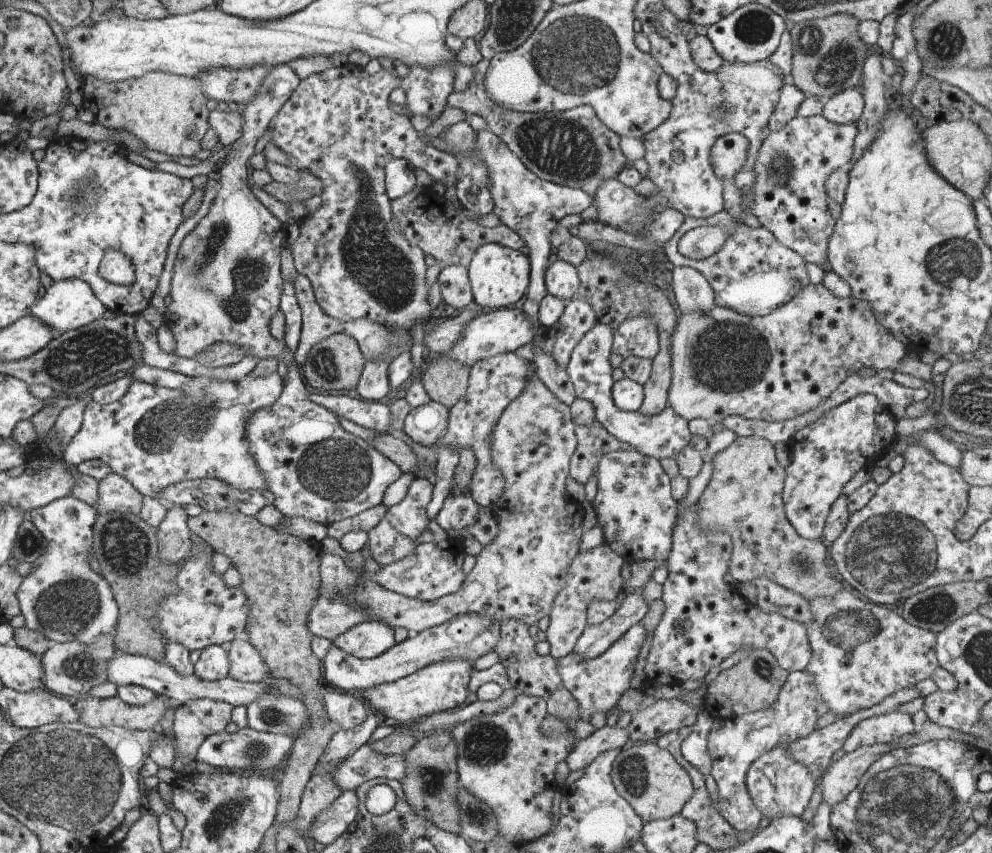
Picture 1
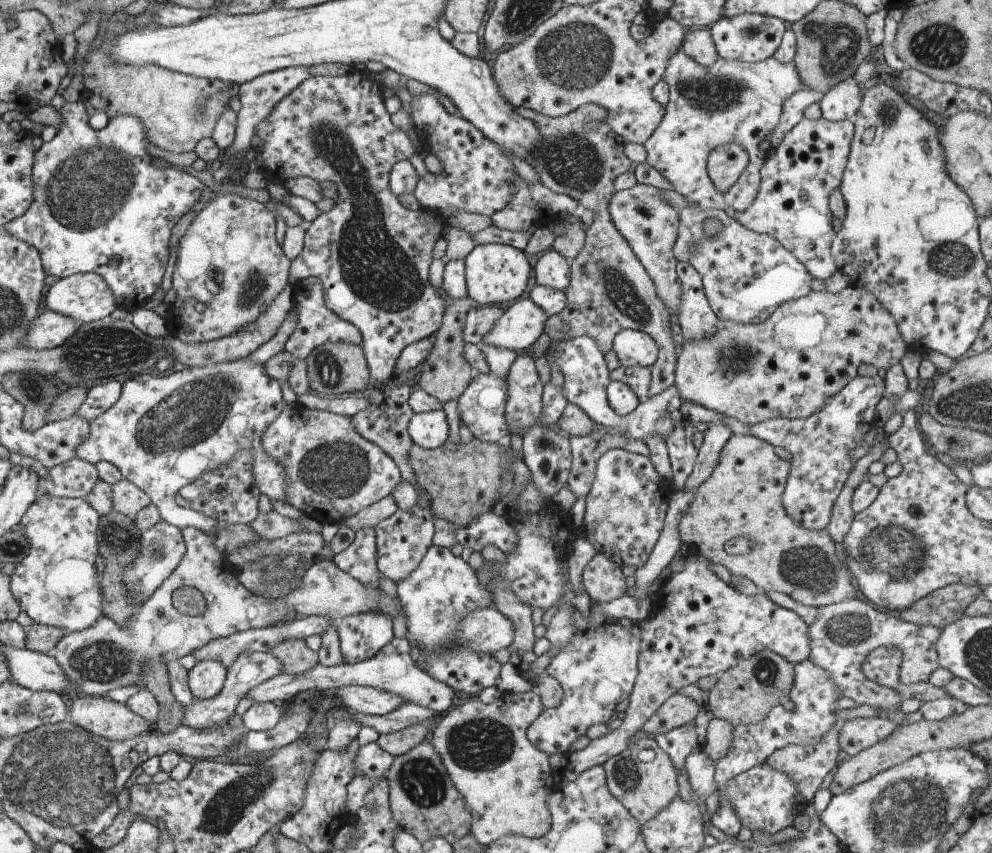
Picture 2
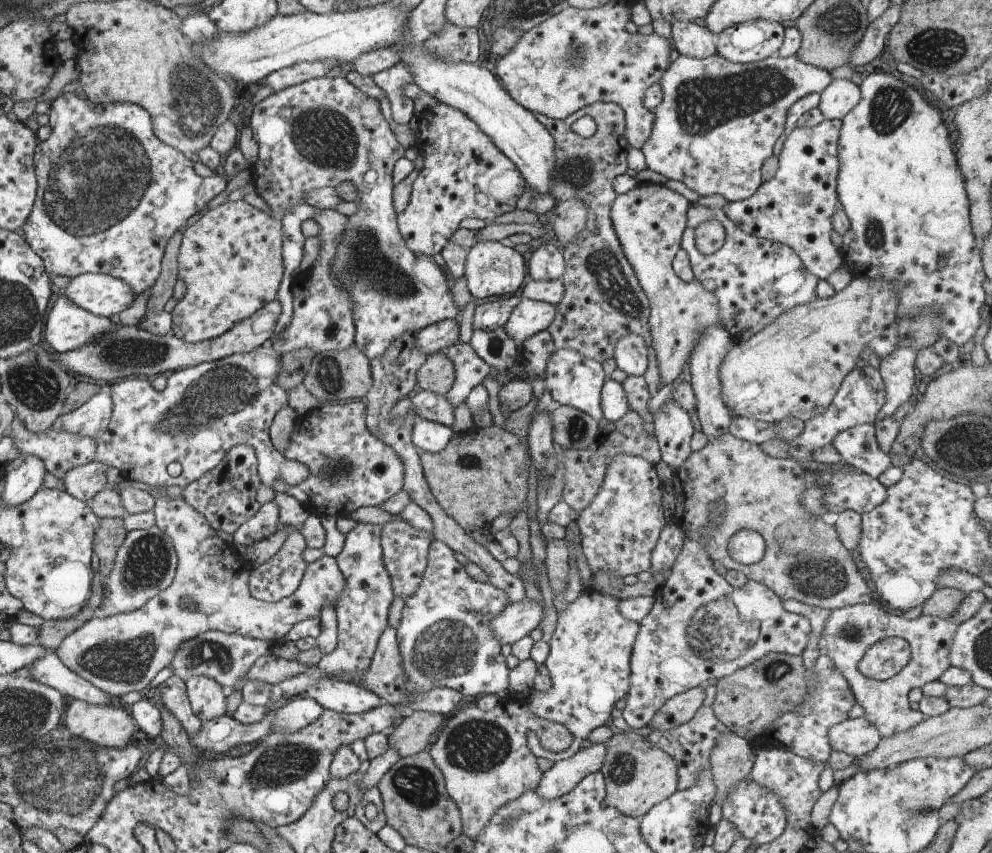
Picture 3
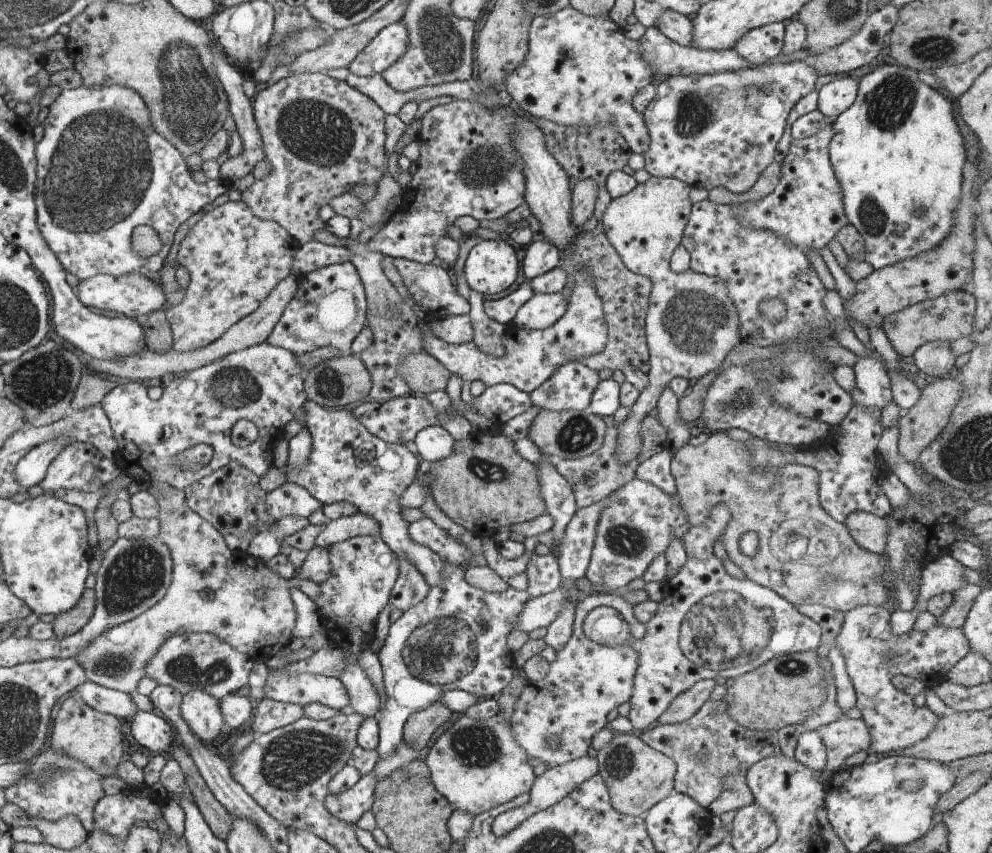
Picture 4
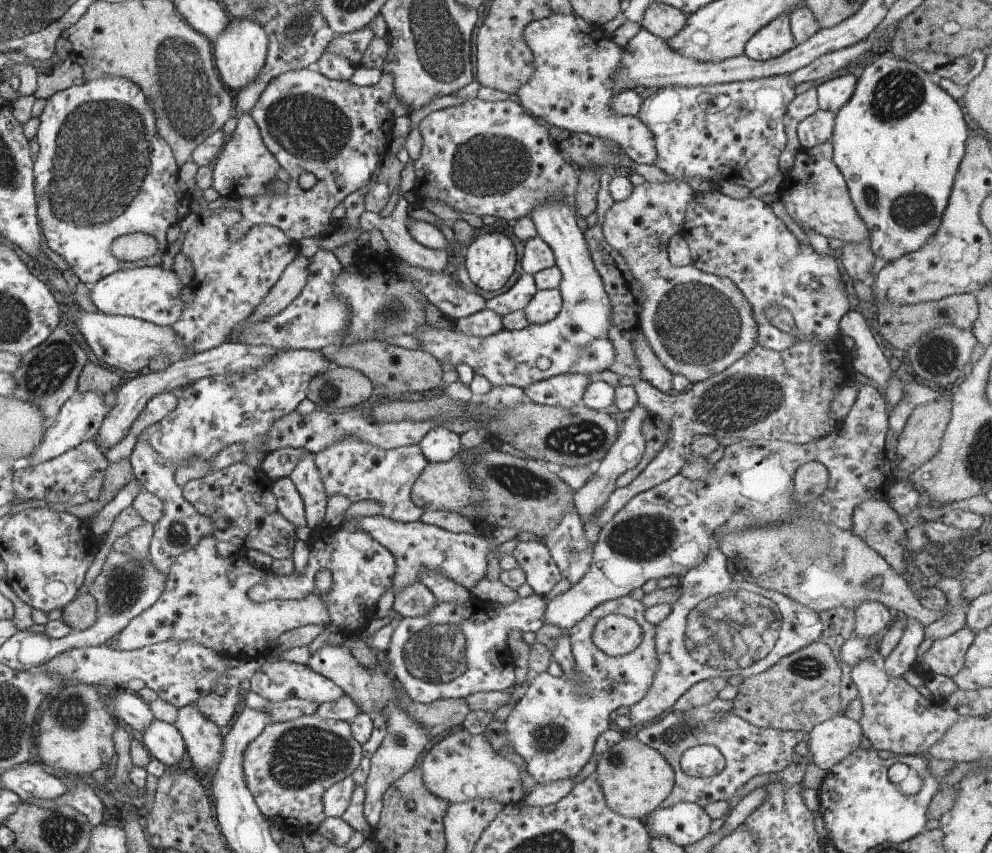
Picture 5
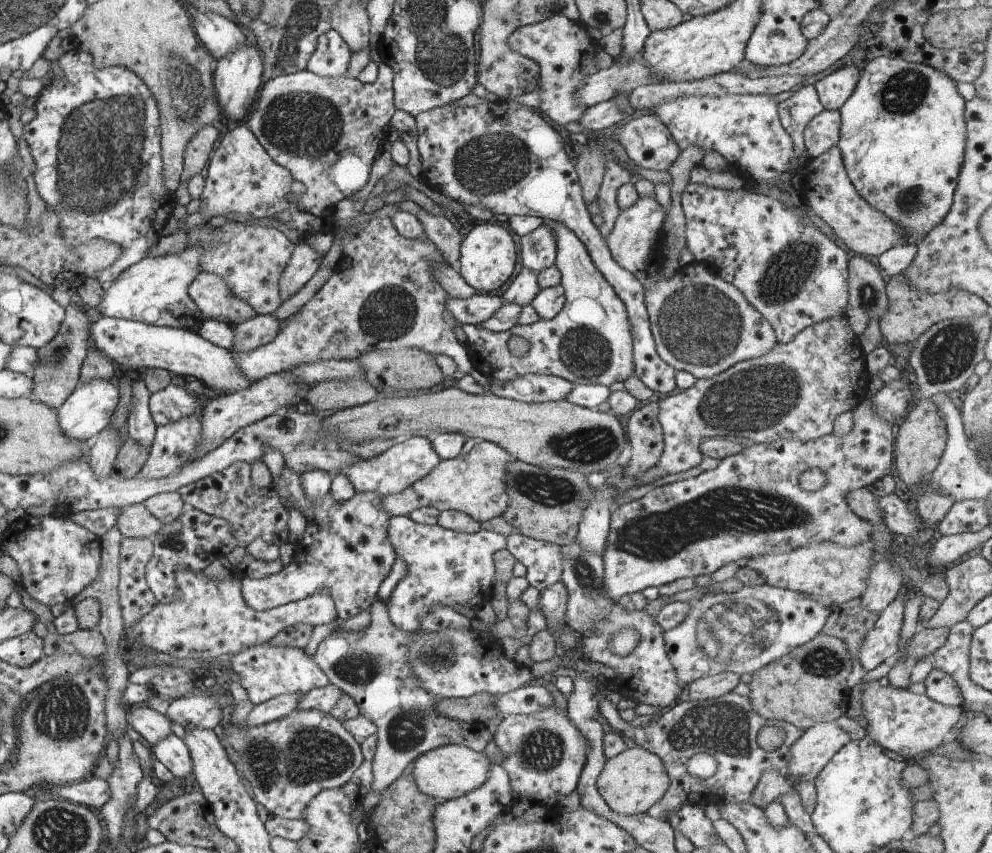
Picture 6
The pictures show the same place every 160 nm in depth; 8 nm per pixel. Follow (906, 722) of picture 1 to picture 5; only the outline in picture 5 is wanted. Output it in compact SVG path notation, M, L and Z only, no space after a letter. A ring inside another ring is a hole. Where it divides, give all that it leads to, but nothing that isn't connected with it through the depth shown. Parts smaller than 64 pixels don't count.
M843 716L817 724L808 734L808 752L818 768L829 771L845 756L854 752L864 736L858 721Z

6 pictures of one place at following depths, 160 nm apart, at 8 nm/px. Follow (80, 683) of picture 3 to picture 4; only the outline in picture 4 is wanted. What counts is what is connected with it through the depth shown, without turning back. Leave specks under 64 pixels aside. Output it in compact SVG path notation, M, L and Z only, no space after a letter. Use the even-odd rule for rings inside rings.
M86 681L77 688L82 700L87 701L92 708L101 713L108 713L122 720L132 720L139 708L132 701L132 697L125 692L107 689L103 685Z

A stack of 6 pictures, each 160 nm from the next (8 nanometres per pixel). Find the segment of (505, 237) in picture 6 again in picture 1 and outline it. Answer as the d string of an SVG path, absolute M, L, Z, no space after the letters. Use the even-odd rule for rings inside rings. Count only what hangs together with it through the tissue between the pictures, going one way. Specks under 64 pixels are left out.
M488 243L479 246L472 255L467 267L473 300L484 308L506 308L516 304L529 285L531 264L529 256L503 244Z

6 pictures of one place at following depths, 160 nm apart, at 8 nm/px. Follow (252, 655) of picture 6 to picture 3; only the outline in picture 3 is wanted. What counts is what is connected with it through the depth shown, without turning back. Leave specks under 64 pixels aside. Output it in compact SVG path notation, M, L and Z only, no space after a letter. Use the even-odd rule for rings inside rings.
M318 680L302 698L316 700L324 709L345 714L362 714L382 706L383 700L373 691L342 680Z

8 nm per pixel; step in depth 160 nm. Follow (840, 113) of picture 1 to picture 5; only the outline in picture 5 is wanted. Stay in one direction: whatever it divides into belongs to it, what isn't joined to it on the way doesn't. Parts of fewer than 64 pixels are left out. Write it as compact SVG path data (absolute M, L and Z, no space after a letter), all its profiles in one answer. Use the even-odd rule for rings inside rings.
M850 73L818 85L816 90L819 108L837 113L852 98L856 83L856 76Z

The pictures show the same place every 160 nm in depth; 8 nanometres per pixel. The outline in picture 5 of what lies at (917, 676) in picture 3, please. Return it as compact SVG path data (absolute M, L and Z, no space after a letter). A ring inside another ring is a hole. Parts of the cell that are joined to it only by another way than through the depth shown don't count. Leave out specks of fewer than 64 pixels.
M877 600L863 602L856 608L856 637L872 639L876 644L882 640L882 636L884 636L883 630L888 628L888 624L890 624L890 620L892 620L888 609L888 607ZM964 626L942 640L935 640L932 648L918 662L933 675L955 677L964 668L965 654L975 635L971 628ZM877 644L877 652L855 663L851 670L851 678L858 688L857 696L863 704L863 714L859 719L863 734L877 751L888 750L895 755L926 755L929 748L958 720L959 714L946 700L925 698L903 677L888 676L885 660L878 650L880 645Z

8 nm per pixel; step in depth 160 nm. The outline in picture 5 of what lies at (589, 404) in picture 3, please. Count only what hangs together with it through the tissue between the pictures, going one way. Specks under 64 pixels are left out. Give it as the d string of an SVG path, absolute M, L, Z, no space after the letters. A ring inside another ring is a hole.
M564 373L532 383L524 392L529 402L572 408L574 405L582 404L584 391L594 379L588 375Z

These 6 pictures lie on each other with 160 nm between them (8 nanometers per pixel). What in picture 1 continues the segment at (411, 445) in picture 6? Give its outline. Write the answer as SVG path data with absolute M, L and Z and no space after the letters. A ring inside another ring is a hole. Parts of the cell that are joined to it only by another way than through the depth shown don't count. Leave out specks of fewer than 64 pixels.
M290 362L288 370L280 398L272 406L256 411L247 422L247 439L251 444L252 456L256 457L260 470L264 472L267 489L274 494L275 508L284 517L304 517L329 525L382 503L385 490L400 478L401 468L370 442L349 433L331 409L312 402L296 363Z

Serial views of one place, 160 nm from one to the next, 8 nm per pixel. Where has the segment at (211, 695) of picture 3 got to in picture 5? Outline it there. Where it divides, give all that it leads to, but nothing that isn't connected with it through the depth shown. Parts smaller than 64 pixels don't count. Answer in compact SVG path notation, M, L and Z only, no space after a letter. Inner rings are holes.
M190 705L178 709L175 725L186 741L189 769L214 778L224 752L220 727Z

